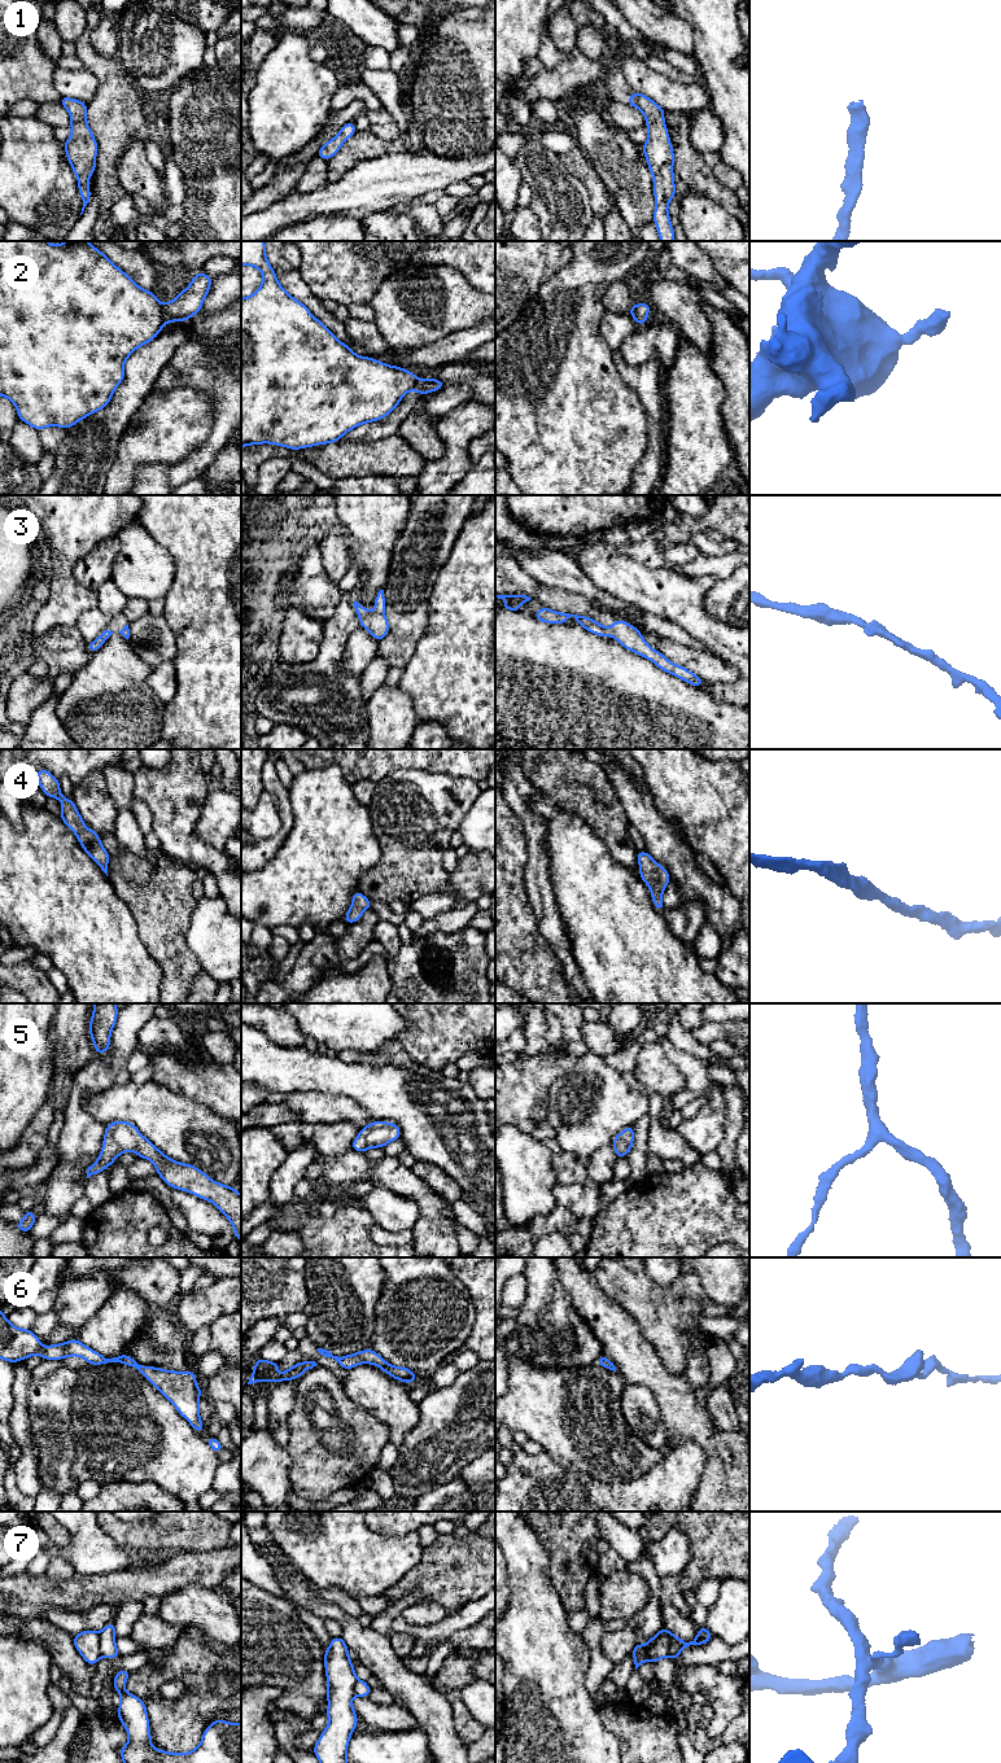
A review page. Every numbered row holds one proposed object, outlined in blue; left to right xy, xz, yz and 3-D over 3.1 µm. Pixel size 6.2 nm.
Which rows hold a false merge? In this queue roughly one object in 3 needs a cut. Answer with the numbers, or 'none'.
2, 7

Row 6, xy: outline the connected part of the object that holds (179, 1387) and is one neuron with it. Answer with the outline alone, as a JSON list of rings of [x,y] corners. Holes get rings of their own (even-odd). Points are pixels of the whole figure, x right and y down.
[[[0,1311],[0,1359],[14,1364],[34,1355],[40,1355],[43,1360],[62,1360],[70,1356],[79,1356],[92,1365],[121,1362],[132,1366],[172,1403],[179,1414],[197,1432],[205,1432],[198,1407],[202,1390],[197,1386],[193,1372],[174,1372],[139,1365],[135,1359],[126,1353],[106,1359],[77,1338],[65,1343],[43,1347],[40,1339],[31,1330],[13,1326]]]

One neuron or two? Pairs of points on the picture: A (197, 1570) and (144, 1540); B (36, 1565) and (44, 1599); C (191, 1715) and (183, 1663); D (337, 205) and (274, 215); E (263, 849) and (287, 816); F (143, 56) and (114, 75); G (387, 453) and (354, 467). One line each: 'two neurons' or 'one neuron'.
A: two neurons
B: two neurons
C: one neuron
D: one neuron
E: one neuron
F: two neurons
G: one neuron

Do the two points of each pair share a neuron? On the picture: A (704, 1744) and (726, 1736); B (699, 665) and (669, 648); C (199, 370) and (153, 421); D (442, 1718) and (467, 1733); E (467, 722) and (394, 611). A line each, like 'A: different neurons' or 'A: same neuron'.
A: same neuron
B: same neuron
C: different neurons
D: different neurons
E: different neurons

